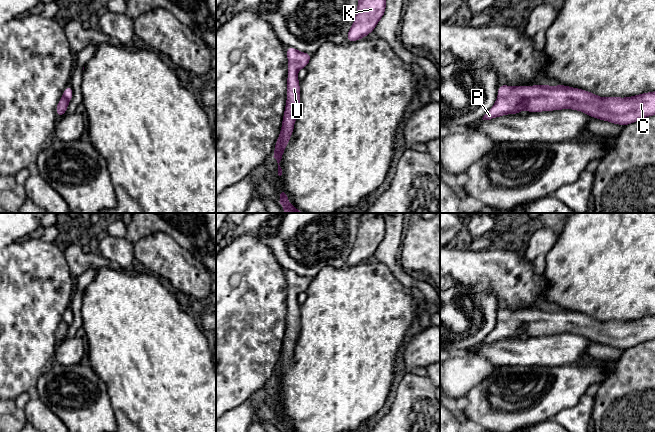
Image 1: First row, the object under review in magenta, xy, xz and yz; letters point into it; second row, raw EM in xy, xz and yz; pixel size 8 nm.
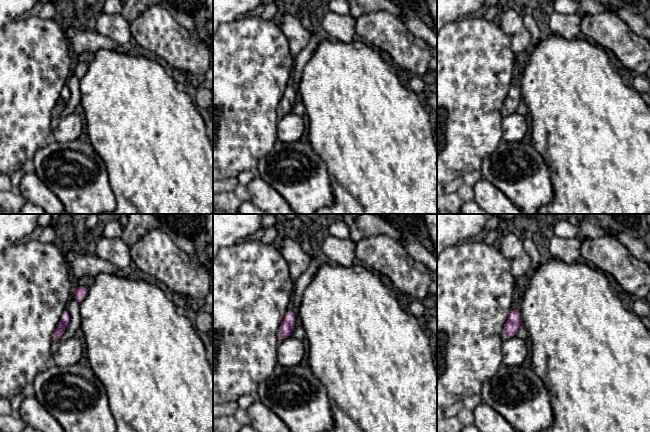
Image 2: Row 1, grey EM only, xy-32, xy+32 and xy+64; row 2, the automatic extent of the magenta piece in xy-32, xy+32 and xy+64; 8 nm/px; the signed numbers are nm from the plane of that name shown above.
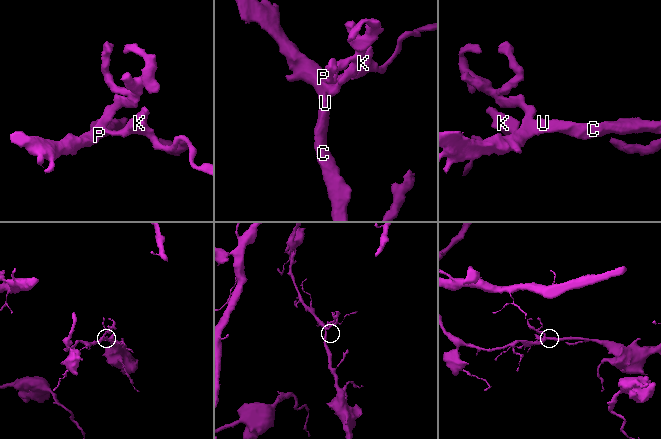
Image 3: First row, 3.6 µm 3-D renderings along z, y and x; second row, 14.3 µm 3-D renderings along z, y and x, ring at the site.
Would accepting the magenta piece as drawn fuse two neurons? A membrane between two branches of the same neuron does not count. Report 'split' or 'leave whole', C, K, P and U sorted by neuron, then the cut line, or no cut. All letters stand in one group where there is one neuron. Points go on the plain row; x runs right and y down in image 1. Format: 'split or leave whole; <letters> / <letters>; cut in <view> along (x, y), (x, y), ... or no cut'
leave whole; C K P U; no cut

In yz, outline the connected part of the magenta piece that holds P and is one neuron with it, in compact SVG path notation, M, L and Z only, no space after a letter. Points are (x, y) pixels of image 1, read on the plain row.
M500 308L495 328L483 340L483 344L494 343L506 338L520 338L526 332L529 337L572 333L584 336L585 338L604 345L626 350L642 342L655 339L655 315L646 316L631 321L599 321L596 318L559 308L558 310L534 309L516 310Z

